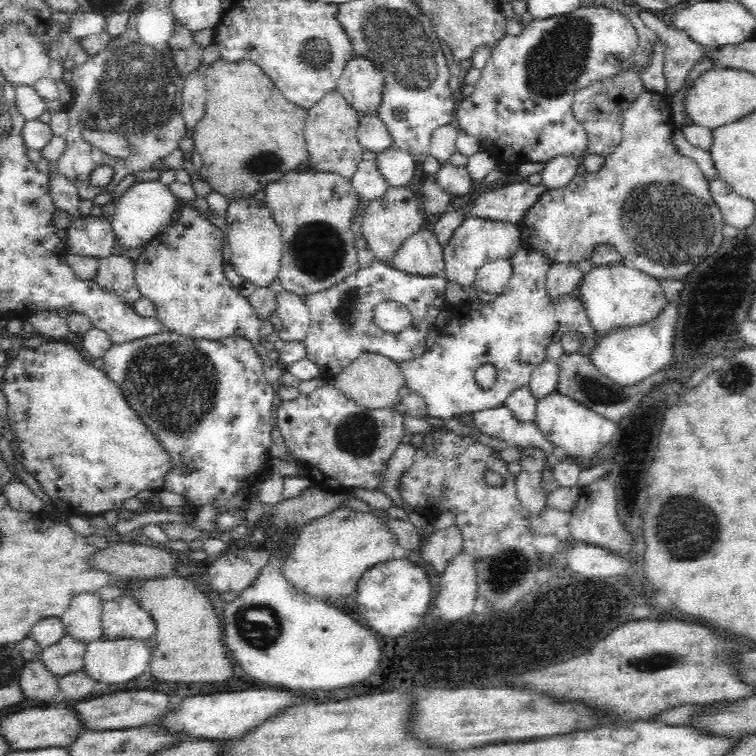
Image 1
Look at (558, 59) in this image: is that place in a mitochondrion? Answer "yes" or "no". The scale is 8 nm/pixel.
yes

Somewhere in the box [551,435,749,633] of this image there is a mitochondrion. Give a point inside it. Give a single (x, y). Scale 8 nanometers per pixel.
(680, 543)

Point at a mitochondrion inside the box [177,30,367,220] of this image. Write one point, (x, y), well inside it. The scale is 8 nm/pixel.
(314, 55)

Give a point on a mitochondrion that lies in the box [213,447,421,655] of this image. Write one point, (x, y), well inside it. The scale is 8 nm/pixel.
(255, 624)

